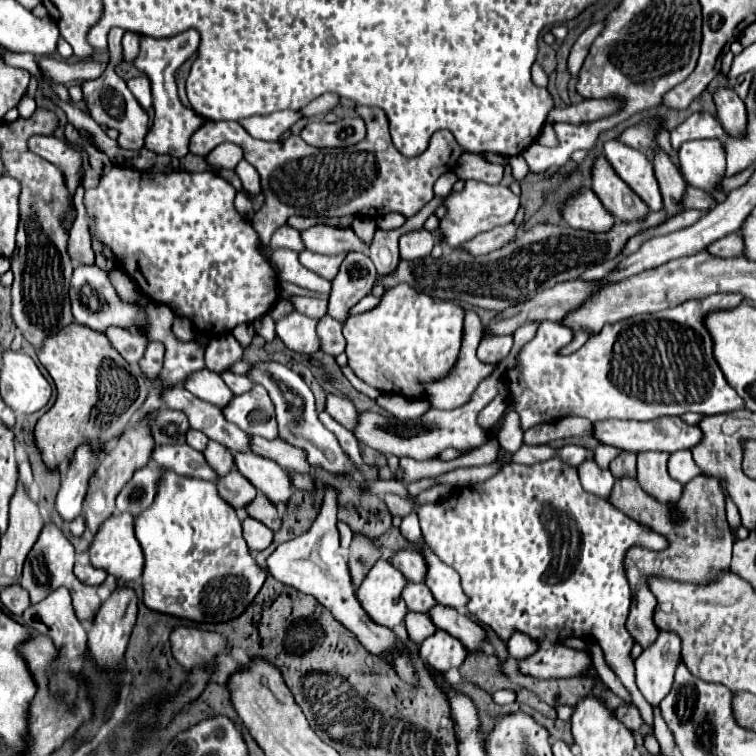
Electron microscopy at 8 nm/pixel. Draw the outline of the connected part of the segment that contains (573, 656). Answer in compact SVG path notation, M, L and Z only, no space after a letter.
M565 645L539 647L533 655L519 661L519 671L535 679L559 679L575 677L591 665L589 653L575 651Z

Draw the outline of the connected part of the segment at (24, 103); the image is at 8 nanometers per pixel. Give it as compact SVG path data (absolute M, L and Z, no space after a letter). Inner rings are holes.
M25 93L25 95L19 99L19 103L17 103L17 111L19 111L19 117L31 115L31 113L35 111L35 99Z

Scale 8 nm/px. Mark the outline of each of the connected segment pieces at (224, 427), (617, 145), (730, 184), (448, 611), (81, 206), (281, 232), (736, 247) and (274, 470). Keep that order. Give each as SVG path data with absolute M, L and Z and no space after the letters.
M181 385L165 391L163 401L165 407L183 411L189 417L189 425L193 429L203 431L209 439L225 445L231 451L249 449L249 435L245 435L245 431L233 427L233 423L229 423L221 415L219 407L213 407L211 403L201 403L197 397L189 395L187 391L181 391Z
M609 139L603 145L603 153L617 175L645 201L651 211L659 211L663 207L659 185L653 173L653 163L645 157L643 151L631 149L619 139Z
M745 171L745 173L741 173L741 175L727 177L727 179L723 179L723 181L719 183L719 189L721 189L723 193L729 193L729 191L733 191L733 189L737 189L737 187L745 185L745 183L749 181L749 177L751 177L751 175L753 175L751 171Z
M437 603L429 609L429 617L433 619L435 627L457 637L469 651L477 651L479 643L485 639L483 627L453 607L443 607Z
M83 185L77 187L75 197L73 197L73 205L75 205L77 217L75 217L75 223L71 227L71 235L69 235L69 255L75 263L89 265L95 261L95 253L91 249L87 211L85 211L85 203L83 203Z
M283 225L279 227L273 237L271 237L271 247L289 247L293 251L303 251L305 247L301 247L301 237L299 237L299 231L289 227L289 225Z
M731 233L731 235L725 235L725 239L717 239L717 243L709 245L707 251L719 259L737 257L743 253L743 241L741 241L739 233Z
M251 451L235 453L233 457L237 471L247 477L257 491L265 493L267 499L273 499L275 505L285 503L291 497L291 477L281 465L273 463L271 459L253 455Z

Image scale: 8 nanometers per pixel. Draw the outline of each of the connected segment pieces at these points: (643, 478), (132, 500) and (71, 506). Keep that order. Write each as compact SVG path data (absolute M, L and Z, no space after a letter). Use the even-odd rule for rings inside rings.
M657 451L639 453L637 479L641 481L641 487L655 499L663 503L677 502L682 490L678 490L678 485L674 485L667 473L667 461L669 461L669 453L657 453Z
M143 467L135 471L133 479L123 487L123 491L117 497L117 511L131 513L133 517L141 515L155 499L157 483L163 477L161 467Z
M89 445L77 447L75 457L65 471L65 477L61 479L61 489L55 499L55 509L63 521L69 523L81 515L81 503L85 499L87 483L95 471L97 459L99 457L93 455Z

